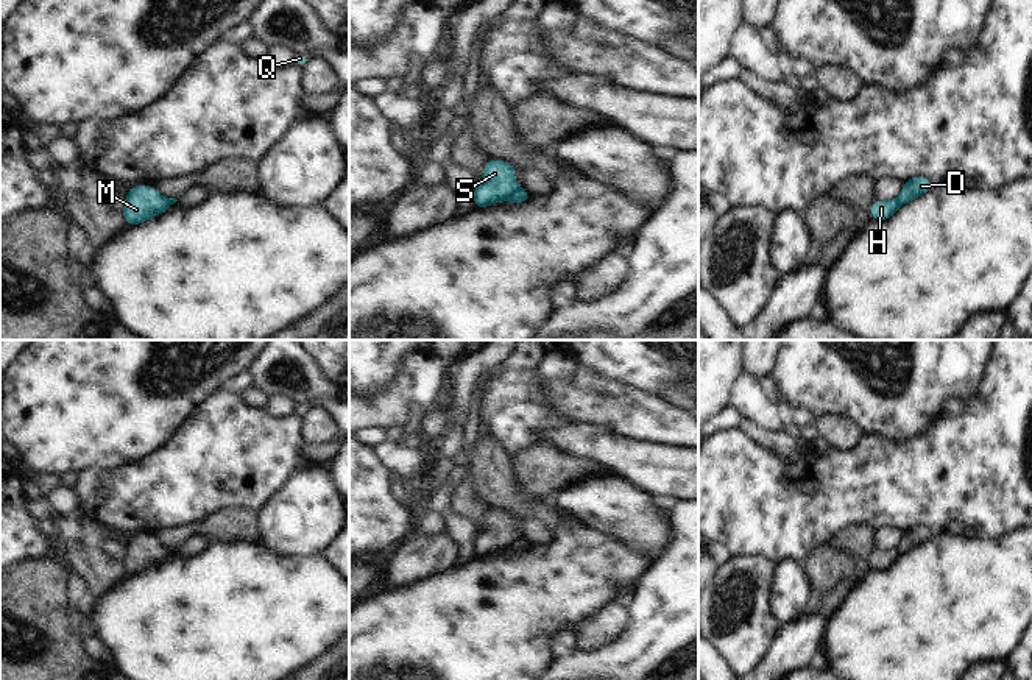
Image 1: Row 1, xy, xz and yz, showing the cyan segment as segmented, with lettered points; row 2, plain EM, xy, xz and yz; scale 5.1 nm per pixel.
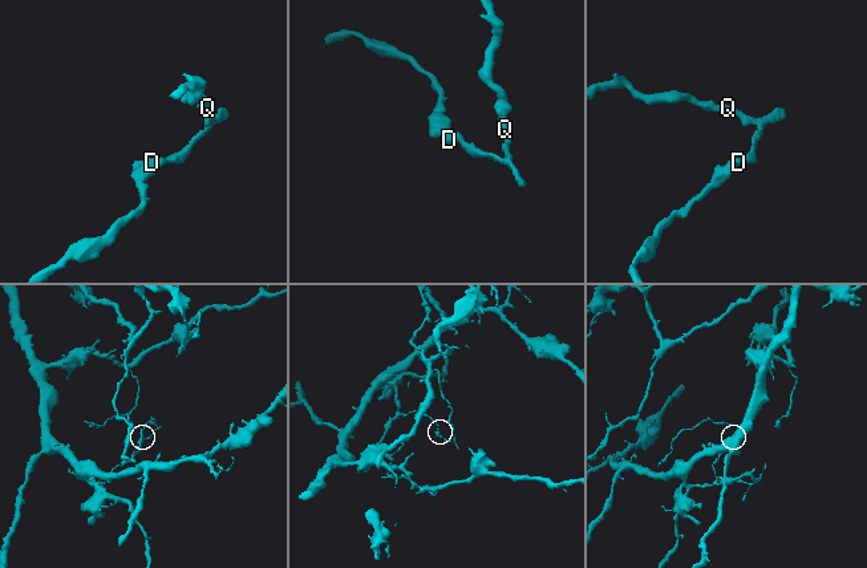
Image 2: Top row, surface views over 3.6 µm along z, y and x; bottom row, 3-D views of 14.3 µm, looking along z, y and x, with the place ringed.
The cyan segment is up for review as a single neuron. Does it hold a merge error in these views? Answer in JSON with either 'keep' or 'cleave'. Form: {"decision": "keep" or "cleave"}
{"decision": "cleave"}

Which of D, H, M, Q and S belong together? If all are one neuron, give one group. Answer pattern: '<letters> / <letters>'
D Q / H M S

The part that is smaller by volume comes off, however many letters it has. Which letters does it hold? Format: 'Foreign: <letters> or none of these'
Foreign: D, Q

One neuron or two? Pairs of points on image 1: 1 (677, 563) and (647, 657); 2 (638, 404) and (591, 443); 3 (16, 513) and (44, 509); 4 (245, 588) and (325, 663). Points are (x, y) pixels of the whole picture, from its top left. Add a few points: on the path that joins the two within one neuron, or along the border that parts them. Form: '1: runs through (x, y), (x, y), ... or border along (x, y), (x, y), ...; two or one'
1: runs through (677, 587), (677, 598), (655, 633); one
2: border along (579, 421), (600, 423), (644, 442); two
3: border along (30, 504), (38, 520); two
4: border along (332, 644), (323, 655); two

